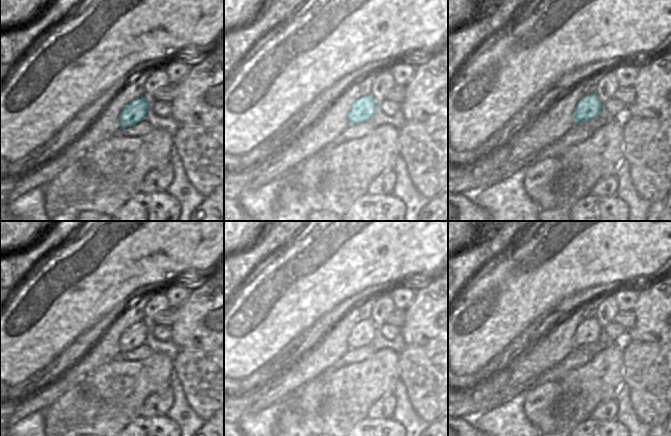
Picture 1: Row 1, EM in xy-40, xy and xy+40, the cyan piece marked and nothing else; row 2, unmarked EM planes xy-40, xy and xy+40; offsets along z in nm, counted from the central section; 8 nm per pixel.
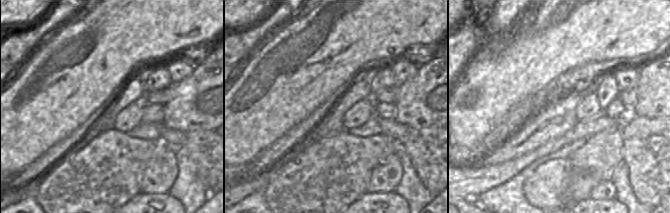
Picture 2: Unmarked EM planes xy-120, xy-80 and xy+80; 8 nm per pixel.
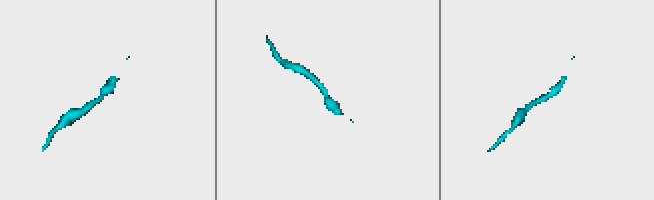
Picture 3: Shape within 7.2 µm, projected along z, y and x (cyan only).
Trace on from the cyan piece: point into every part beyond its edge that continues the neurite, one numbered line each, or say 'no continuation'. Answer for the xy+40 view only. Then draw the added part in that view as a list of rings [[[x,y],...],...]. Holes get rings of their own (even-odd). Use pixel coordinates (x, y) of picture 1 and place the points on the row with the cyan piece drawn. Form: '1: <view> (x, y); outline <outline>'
no continuation

